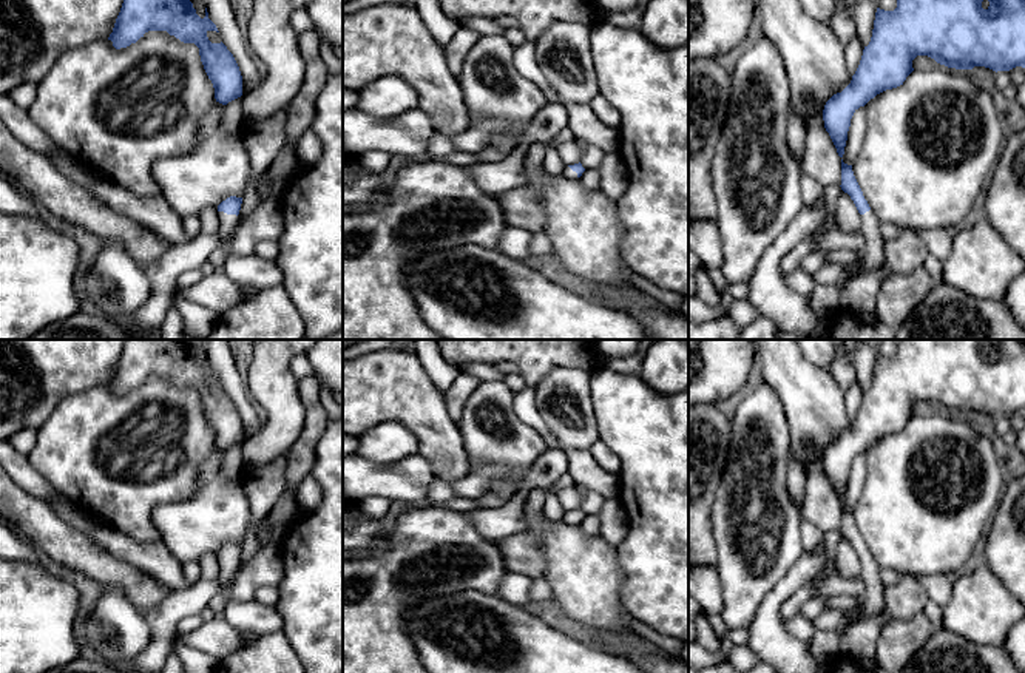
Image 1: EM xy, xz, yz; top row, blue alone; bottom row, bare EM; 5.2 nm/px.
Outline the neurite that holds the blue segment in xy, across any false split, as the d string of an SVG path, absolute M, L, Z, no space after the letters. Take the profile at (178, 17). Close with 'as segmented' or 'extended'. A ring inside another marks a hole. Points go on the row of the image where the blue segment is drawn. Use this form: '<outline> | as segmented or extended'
M123 0L113 32L110 34L108 40L113 42L113 46L116 49L120 49L130 46L131 43L136 43L148 31L167 31L170 36L174 36L181 42L195 43L199 48L201 62L208 79L213 83L216 102L227 105L228 102L242 96L242 76L233 54L227 49L227 46L222 42L211 43L207 37L208 31L219 32L216 25L208 19L207 8L205 17L201 19L196 14L196 9L193 8L193 3L190 0Z | as segmented

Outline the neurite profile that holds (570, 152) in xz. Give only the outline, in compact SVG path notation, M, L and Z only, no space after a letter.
M577 139L557 144L556 148L567 167L579 164L582 159L582 148L580 148Z

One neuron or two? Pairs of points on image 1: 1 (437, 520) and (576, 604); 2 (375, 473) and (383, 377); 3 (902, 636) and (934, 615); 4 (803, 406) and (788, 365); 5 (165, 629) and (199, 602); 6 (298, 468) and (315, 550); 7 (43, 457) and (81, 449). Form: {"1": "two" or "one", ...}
{"1": "two", "2": "two", "3": "two", "4": "one", "5": "one", "6": "two", "7": "one"}

